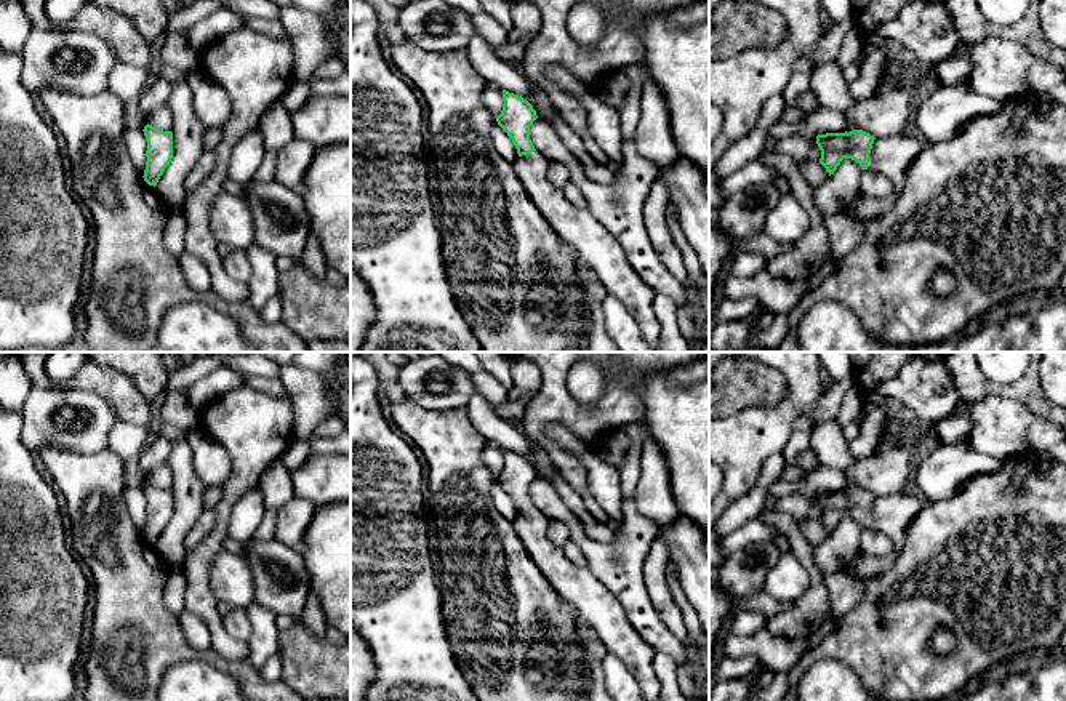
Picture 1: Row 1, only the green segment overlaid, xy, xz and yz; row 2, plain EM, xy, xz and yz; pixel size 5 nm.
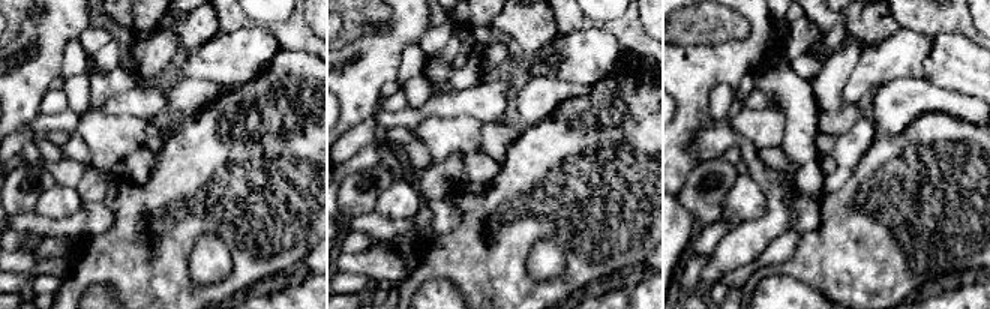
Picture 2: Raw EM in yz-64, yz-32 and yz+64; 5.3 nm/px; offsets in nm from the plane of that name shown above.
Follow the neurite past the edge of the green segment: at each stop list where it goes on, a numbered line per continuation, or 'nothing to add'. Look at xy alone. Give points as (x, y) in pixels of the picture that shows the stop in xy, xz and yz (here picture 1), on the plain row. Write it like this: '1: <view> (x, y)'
nothing to add

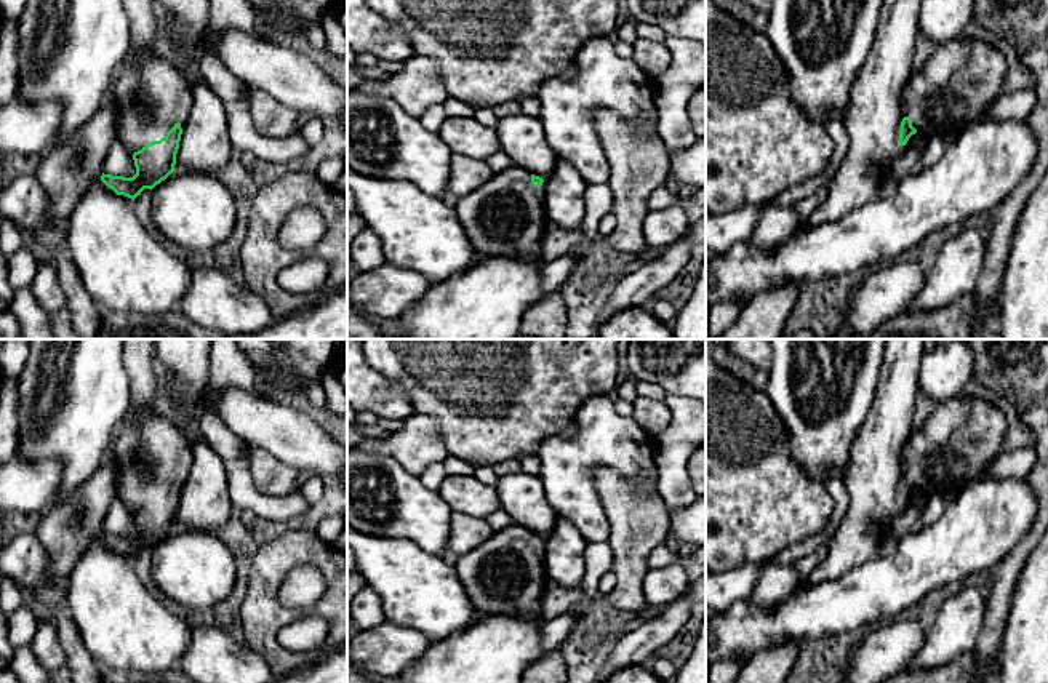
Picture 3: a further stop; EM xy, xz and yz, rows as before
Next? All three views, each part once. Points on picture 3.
1: xy (152, 455)

